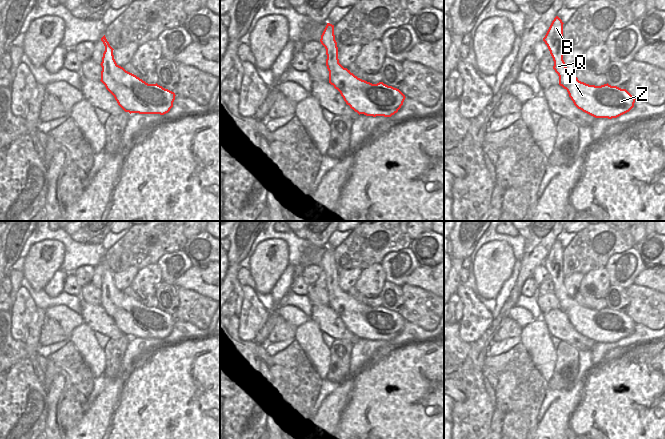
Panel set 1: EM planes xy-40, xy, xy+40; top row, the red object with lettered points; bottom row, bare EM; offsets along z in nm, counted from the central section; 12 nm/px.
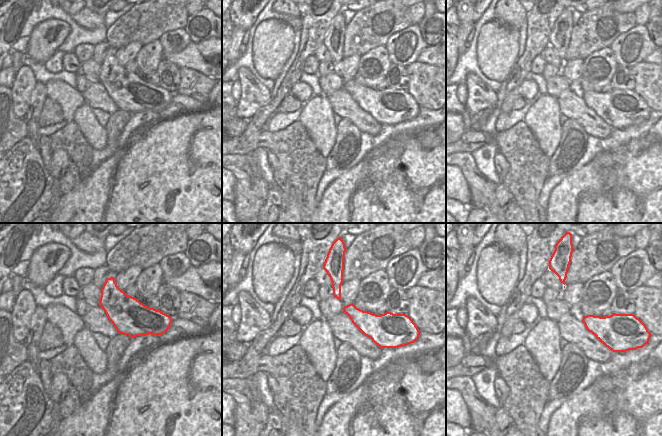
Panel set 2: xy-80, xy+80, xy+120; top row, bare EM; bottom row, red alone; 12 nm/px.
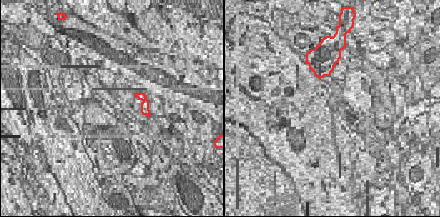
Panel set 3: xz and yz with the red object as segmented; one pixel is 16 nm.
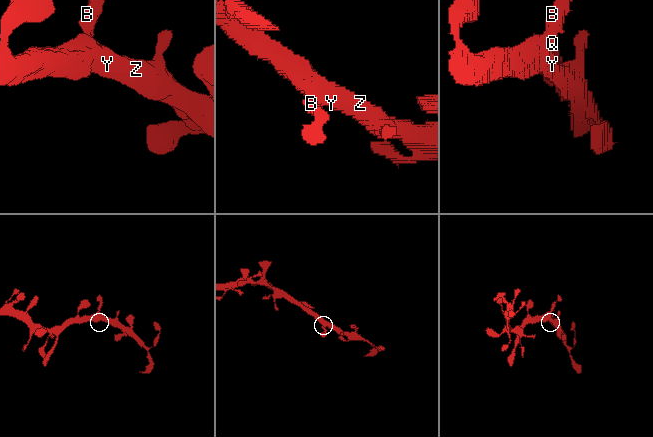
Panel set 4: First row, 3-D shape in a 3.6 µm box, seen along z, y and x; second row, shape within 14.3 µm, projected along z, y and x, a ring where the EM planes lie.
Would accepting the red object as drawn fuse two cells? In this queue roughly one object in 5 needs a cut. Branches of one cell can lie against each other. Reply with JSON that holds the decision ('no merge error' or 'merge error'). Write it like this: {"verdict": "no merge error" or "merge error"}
{"verdict": "no merge error"}

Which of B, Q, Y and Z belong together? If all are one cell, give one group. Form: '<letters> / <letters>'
B Q Y Z

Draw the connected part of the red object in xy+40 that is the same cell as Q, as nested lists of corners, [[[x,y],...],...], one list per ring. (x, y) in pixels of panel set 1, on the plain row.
[[[556,240],[543,262],[553,282],[553,293],[559,300],[559,309],[567,314],[578,333],[595,342],[612,343],[629,336],[636,323],[626,313],[608,307],[601,310],[589,309],[568,295],[563,284],[563,248]]]

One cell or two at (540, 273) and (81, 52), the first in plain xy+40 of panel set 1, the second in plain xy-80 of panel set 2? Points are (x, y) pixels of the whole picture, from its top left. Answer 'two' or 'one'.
one

